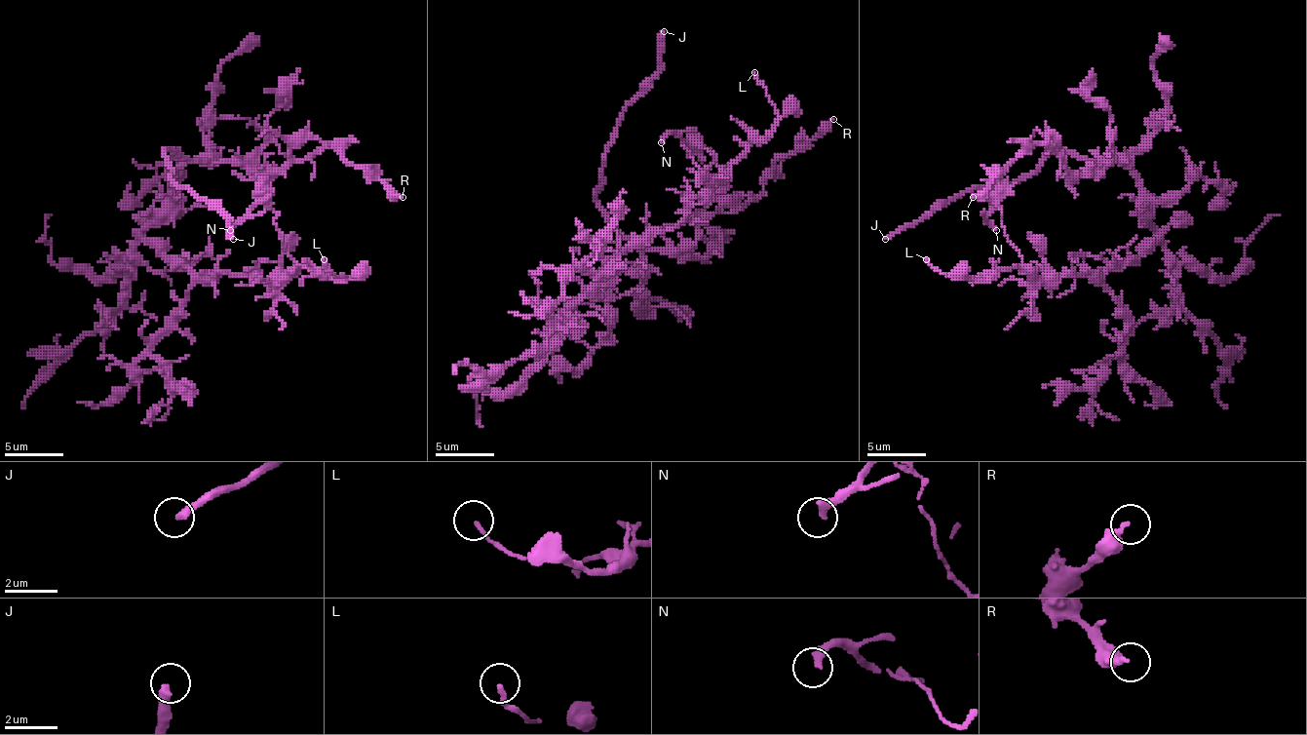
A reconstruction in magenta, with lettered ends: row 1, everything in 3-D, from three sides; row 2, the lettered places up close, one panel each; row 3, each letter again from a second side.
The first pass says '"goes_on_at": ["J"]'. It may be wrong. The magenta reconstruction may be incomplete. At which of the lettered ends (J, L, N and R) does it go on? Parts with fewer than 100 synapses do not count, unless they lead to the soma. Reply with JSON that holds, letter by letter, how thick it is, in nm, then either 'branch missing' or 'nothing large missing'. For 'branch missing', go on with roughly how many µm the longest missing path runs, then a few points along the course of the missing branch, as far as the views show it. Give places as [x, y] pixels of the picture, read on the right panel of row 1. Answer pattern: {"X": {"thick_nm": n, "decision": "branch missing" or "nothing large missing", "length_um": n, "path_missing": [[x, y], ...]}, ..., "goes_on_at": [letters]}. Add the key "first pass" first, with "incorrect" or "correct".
{"first pass": "correct", "J": {"thick_nm": 320, "decision": "branch missing", "length_um": 60}, "L": {"thick_nm": 150, "decision": "nothing large missing"}, "N": {"thick_nm": 280, "decision": "nothing large missing"}, "R": {"thick_nm": 320, "decision": "nothing large missing"}, "goes_on_at": ["J"]}

